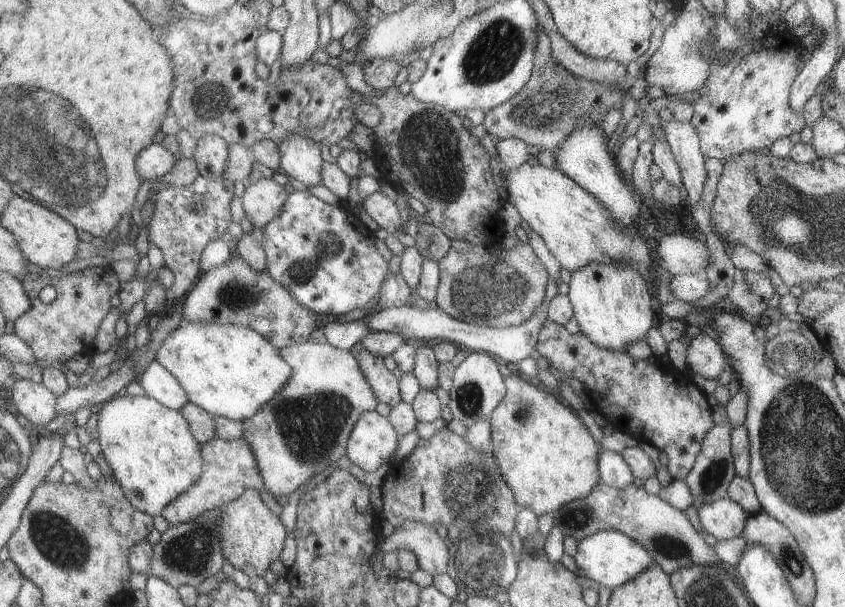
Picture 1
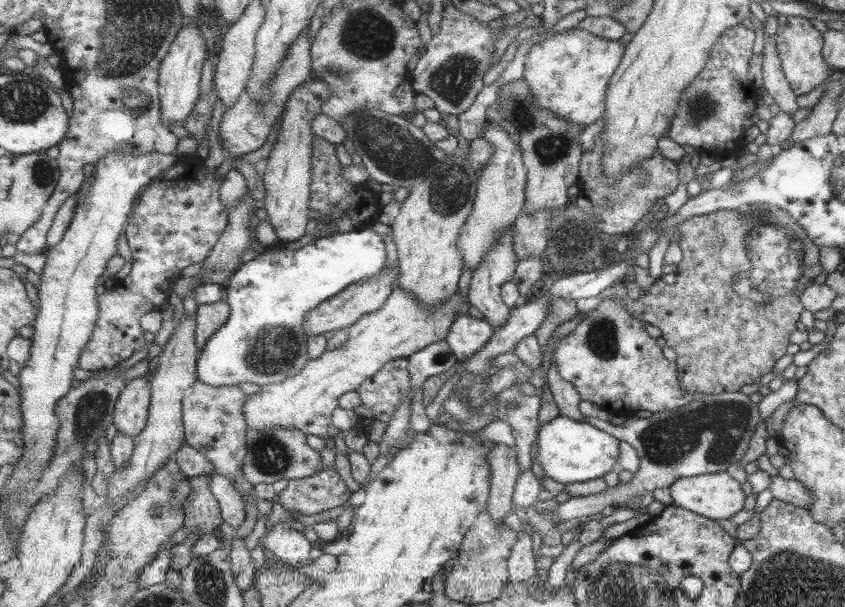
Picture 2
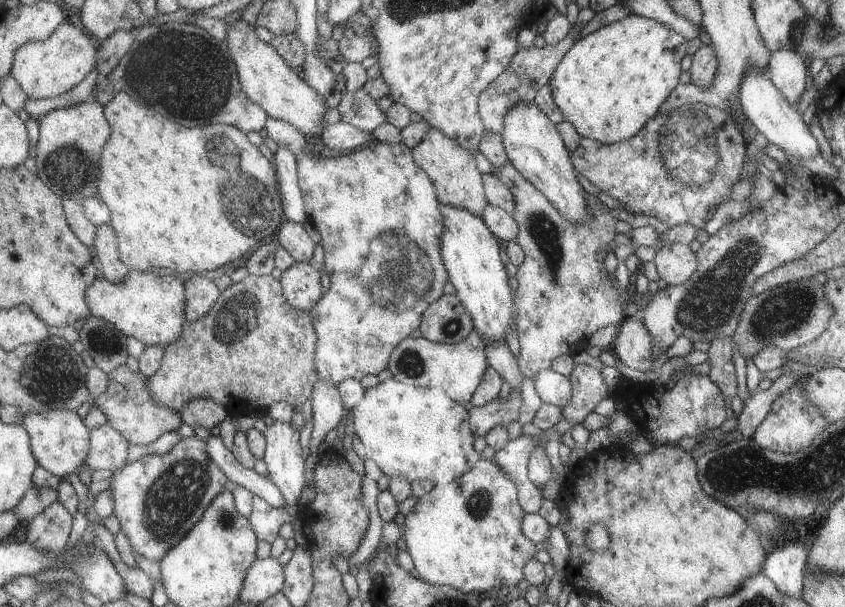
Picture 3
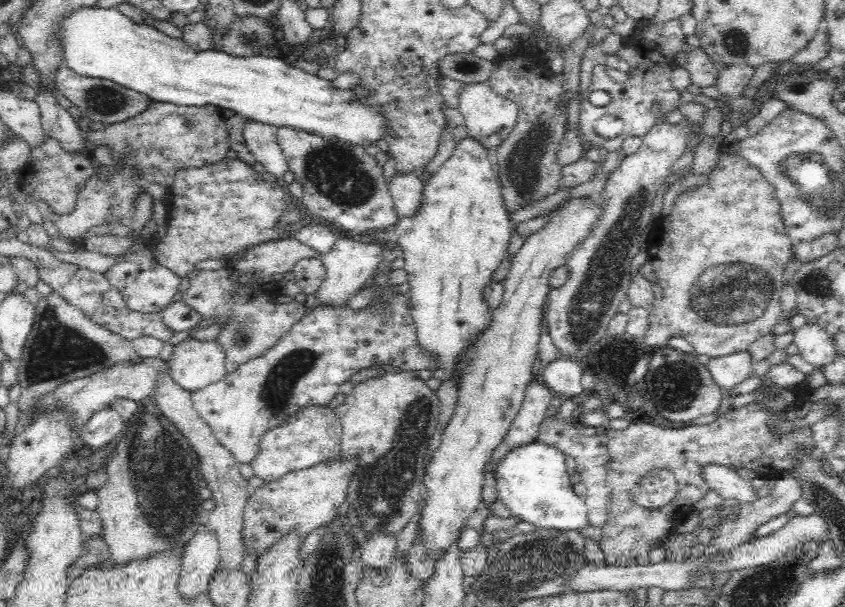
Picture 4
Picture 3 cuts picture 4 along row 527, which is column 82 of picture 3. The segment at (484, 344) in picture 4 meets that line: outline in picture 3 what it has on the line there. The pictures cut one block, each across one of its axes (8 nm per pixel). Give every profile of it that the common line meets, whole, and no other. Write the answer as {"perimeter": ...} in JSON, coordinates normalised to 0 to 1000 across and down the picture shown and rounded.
{"perimeter":[[[56,675],[34,679],[28,689],[30,705],[34,707],[38,740],[49,769],[75,787],[101,766],[108,741],[109,708],[103,705],[99,689],[90,675]]]}

